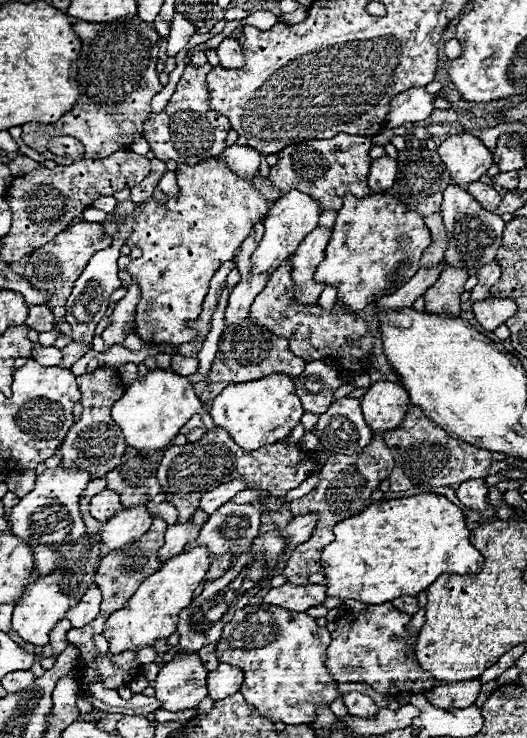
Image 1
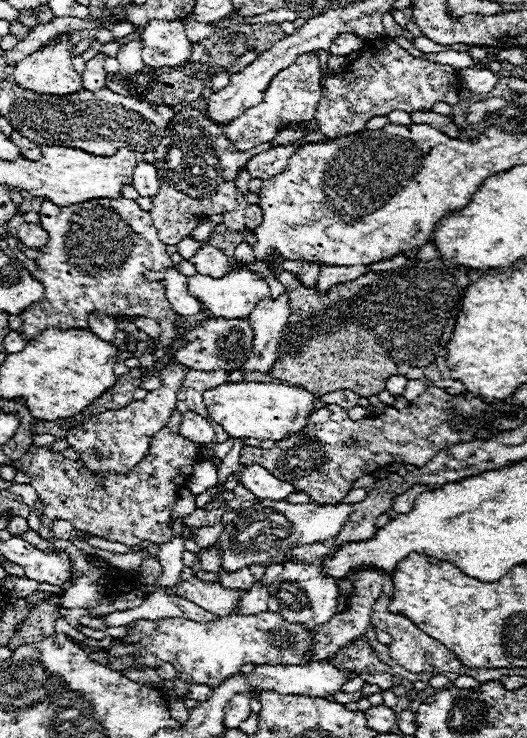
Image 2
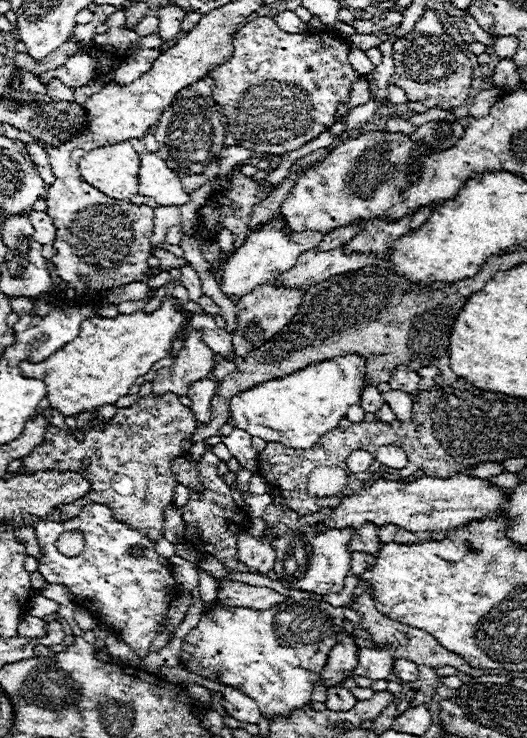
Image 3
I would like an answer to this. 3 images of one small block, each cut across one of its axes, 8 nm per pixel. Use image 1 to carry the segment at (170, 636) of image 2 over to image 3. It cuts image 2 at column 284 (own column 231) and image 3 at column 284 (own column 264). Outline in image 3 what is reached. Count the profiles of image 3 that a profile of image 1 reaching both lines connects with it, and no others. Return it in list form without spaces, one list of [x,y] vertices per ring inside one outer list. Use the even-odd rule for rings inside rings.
[[[312,598],[286,600],[272,606],[270,610],[216,604],[200,618],[198,626],[186,634],[180,662],[188,672],[194,672],[212,682],[220,682],[222,686],[242,690],[258,702],[264,718],[270,720],[272,716],[288,716],[294,708],[300,708],[310,700],[312,688],[318,682],[316,678],[320,676],[330,650],[336,646],[338,634],[344,632],[344,620],[344,608],[336,608],[328,602],[316,602]]]

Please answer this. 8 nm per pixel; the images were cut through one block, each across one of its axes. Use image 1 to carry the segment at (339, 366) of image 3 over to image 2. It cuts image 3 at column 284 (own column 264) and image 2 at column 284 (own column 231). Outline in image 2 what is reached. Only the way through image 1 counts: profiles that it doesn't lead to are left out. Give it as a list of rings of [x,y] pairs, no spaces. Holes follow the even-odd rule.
[[[224,382],[204,392],[204,406],[208,416],[220,424],[230,438],[258,438],[258,440],[282,440],[290,432],[300,432],[308,422],[308,414],[314,410],[318,396],[304,388],[286,384],[262,384],[262,382]]]

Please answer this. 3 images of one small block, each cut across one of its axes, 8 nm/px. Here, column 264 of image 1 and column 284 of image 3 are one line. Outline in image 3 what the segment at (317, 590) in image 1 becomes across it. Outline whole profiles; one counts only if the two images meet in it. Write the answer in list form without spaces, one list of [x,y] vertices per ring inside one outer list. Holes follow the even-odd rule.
[[[222,582],[218,592],[218,602],[228,606],[248,606],[256,610],[268,610],[280,602],[286,602],[288,598],[278,594],[272,588],[266,586],[250,586],[242,582]]]

